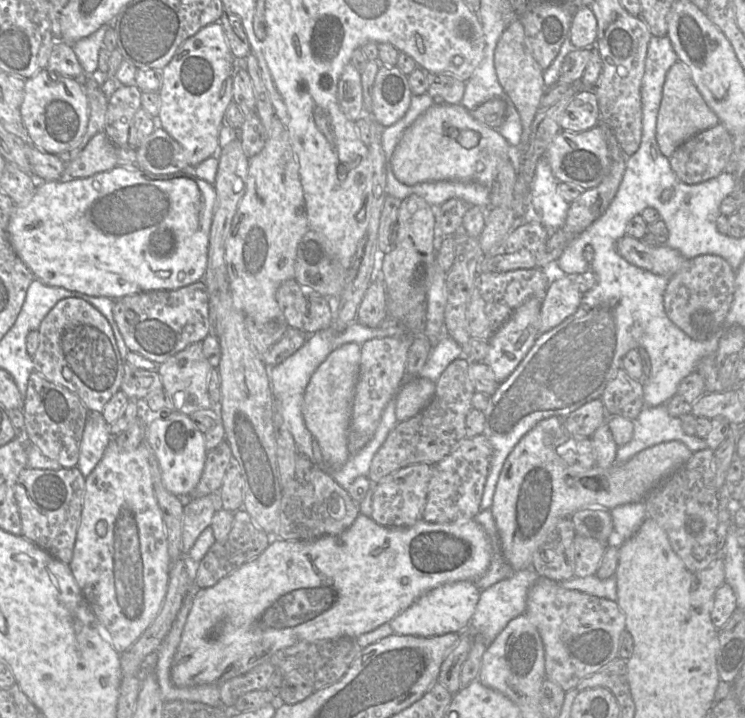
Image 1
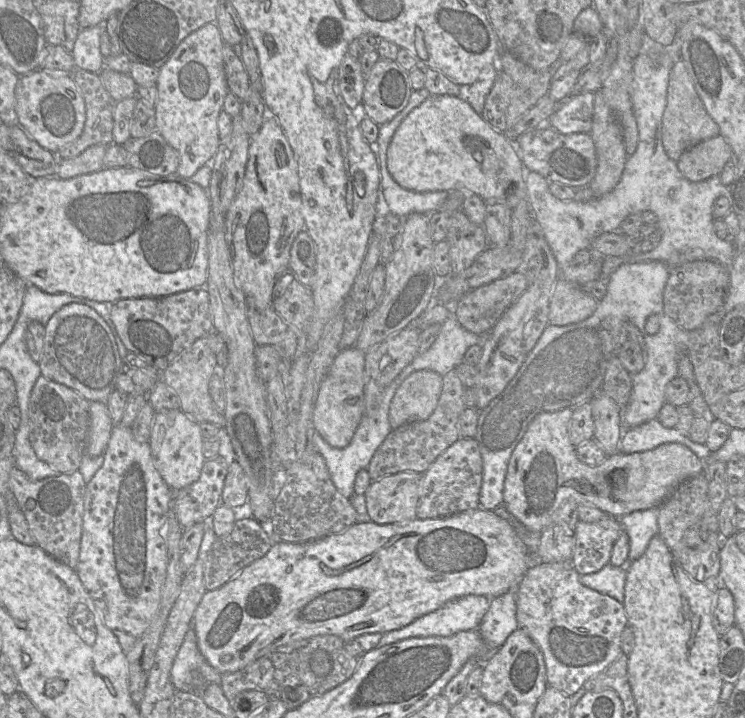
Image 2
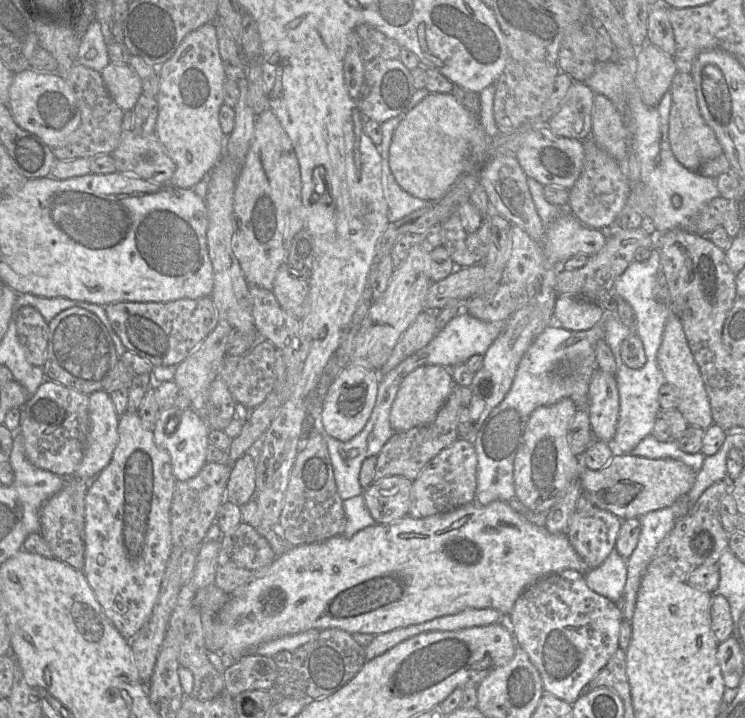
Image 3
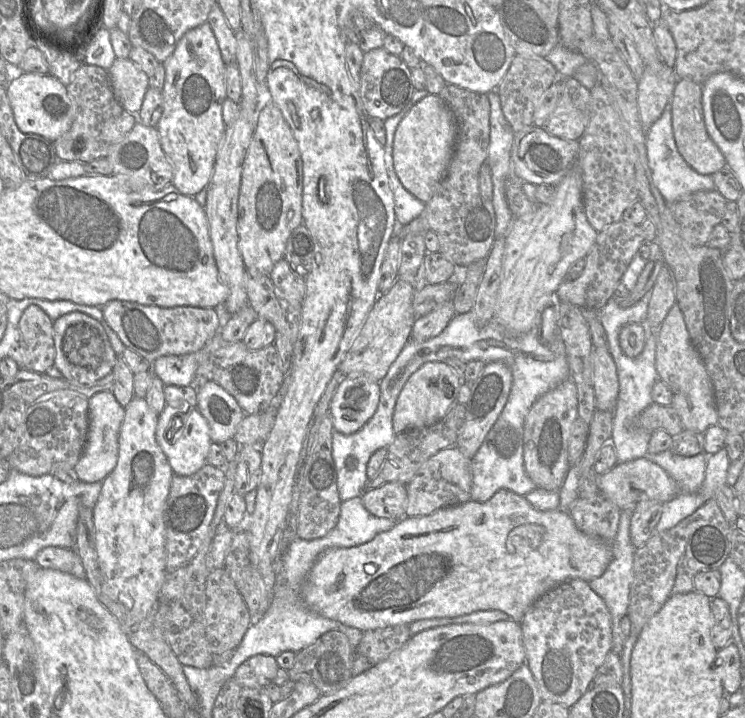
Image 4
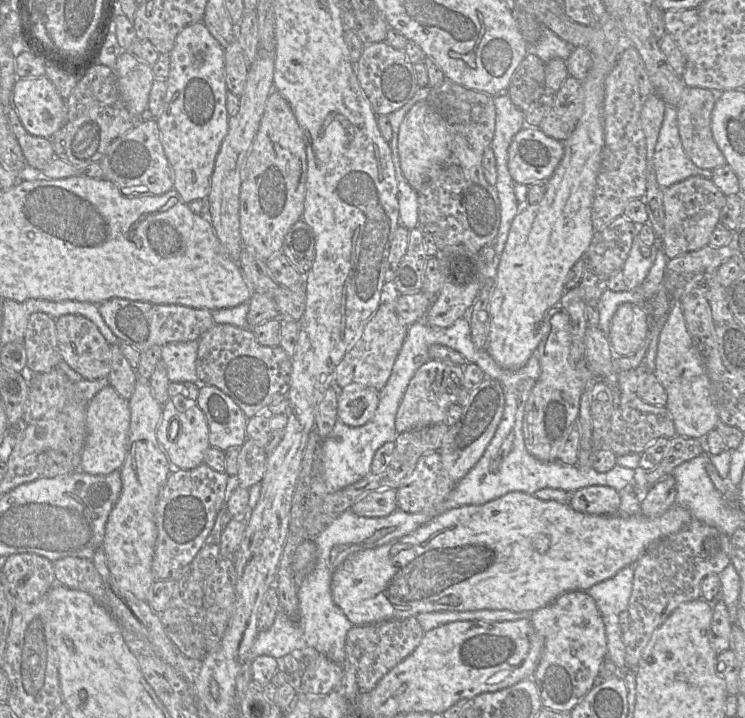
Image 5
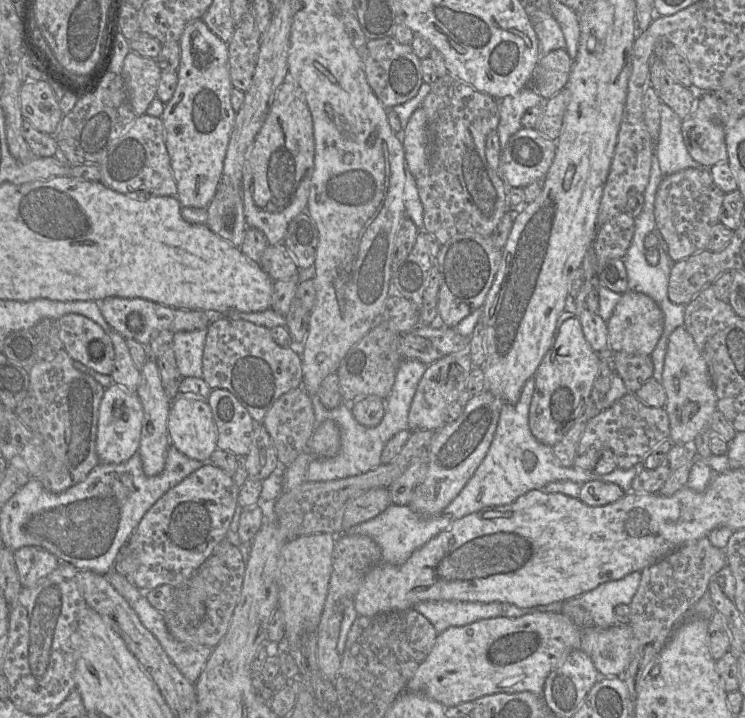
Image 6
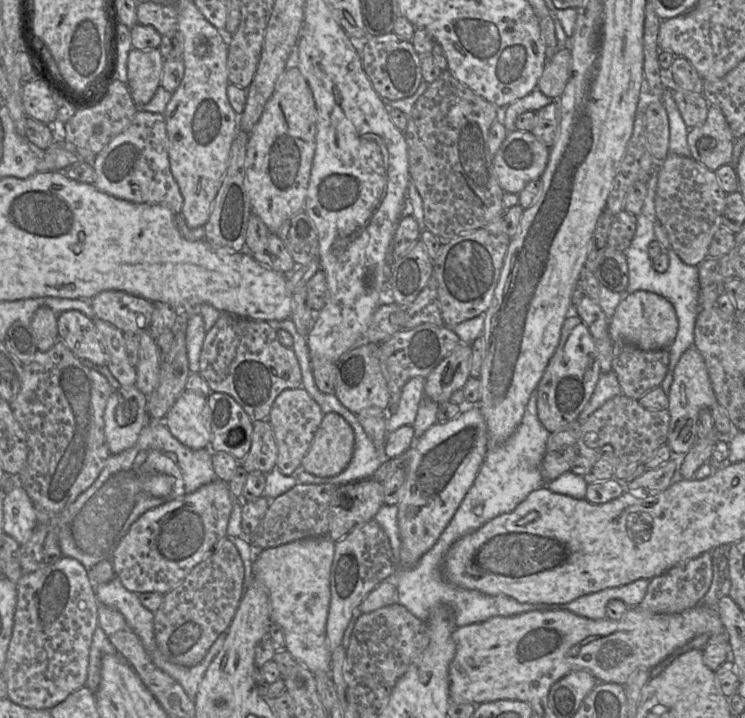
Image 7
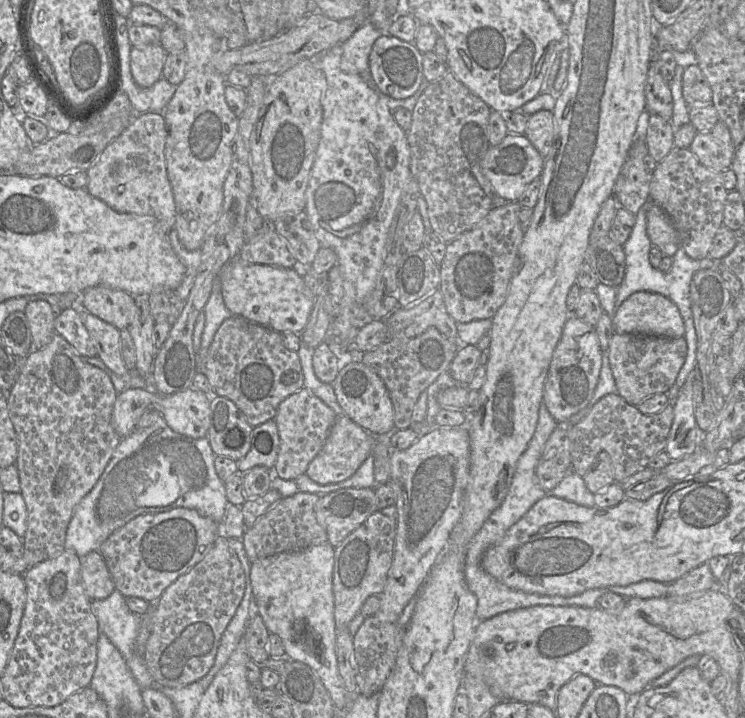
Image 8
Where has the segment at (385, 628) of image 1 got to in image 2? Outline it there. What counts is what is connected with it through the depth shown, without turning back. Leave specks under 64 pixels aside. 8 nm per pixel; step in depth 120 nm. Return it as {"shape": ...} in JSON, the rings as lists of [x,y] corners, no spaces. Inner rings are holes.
{"shape":[[[467,595],[444,604],[439,609],[425,614],[410,624],[400,629],[386,633],[367,633],[355,638],[362,648],[367,652],[375,647],[392,644],[411,637],[450,637],[462,631],[476,630],[487,612],[490,605],[490,598],[480,595]]]}

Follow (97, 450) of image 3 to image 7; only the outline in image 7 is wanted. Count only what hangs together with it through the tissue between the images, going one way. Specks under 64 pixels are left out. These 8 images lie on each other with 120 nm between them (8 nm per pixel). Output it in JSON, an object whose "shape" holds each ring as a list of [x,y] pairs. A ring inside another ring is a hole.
{"shape":[[[136,386],[114,389],[104,410],[104,433],[110,454],[131,448],[148,423],[148,397]]]}

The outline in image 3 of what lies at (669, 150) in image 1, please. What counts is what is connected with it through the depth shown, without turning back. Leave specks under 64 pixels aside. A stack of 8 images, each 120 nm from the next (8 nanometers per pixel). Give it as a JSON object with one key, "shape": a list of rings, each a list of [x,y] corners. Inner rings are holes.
{"shape":[[[677,72],[670,88],[672,106],[669,116],[669,142],[671,150],[684,167],[689,171],[698,172],[705,162],[712,160],[723,152],[713,129],[703,119],[695,90],[695,83],[690,73]]]}

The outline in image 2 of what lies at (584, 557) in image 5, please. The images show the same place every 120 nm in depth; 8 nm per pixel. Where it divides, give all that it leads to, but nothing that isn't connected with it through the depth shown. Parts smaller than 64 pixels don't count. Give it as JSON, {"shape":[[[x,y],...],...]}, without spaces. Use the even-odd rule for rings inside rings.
{"shape":[[[481,507],[444,518],[415,518],[397,524],[377,524],[372,521],[356,522],[341,533],[332,534],[312,542],[274,542],[271,549],[263,557],[245,567],[220,588],[207,591],[204,594],[195,610],[192,627],[196,634],[198,649],[207,662],[220,674],[232,673],[244,669],[262,656],[269,656],[278,647],[288,645],[294,641],[311,639],[326,634],[336,635],[343,639],[355,639],[367,633],[386,633],[405,627],[417,618],[463,596],[480,595],[490,599],[501,596],[516,589],[526,571],[536,564],[536,556],[528,551],[512,526],[506,520],[497,516],[494,511],[485,510]]]}

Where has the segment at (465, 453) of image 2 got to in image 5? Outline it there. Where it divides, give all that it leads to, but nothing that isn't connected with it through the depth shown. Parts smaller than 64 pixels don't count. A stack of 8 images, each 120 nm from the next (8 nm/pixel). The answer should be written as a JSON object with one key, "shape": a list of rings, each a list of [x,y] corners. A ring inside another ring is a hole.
{"shape":[[[437,451],[422,455],[412,474],[396,489],[398,508],[408,513],[420,513],[442,502],[454,489],[453,481],[445,470]]]}

